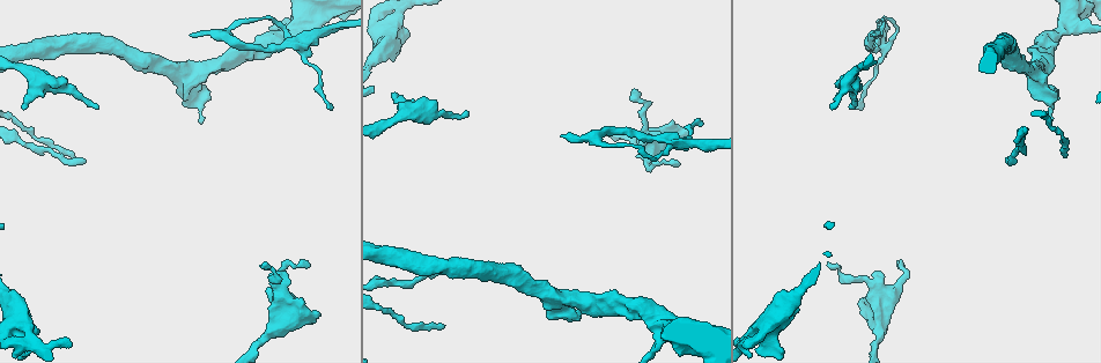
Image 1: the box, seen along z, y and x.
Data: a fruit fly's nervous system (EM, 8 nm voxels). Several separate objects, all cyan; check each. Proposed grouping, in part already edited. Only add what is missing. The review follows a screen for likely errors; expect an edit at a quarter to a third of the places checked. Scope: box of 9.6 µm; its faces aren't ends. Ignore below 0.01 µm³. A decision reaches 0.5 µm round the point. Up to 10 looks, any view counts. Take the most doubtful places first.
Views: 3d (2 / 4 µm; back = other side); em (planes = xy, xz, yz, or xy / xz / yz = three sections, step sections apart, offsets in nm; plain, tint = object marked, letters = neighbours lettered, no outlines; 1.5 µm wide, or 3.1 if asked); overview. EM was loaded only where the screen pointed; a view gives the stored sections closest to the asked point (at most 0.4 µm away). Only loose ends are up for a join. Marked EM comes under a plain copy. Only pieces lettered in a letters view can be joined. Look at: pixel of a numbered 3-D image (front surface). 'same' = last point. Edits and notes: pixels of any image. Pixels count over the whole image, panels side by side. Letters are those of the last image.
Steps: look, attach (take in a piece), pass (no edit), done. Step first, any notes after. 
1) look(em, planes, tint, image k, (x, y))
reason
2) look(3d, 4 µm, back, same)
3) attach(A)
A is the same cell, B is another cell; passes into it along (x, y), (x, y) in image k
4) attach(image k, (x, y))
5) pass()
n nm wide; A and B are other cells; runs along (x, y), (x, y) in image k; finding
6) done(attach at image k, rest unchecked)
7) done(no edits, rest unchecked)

look(em, planes, letters, image 1, (849, 109))
thin end

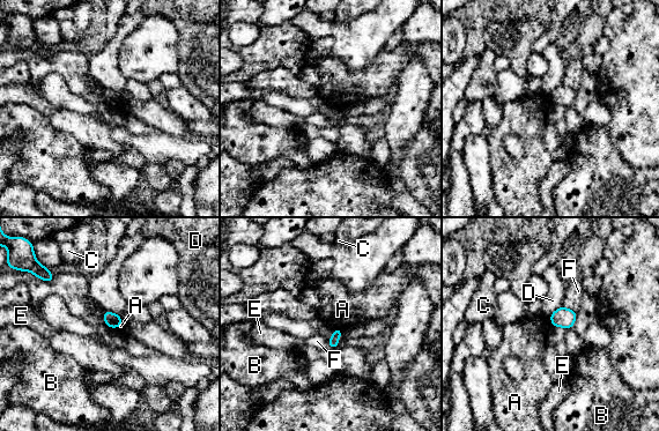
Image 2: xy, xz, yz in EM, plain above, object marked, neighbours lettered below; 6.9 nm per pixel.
pass()
D touches over 130 nm; A, B, C, D, E and F are other cells; border along (334, 328), (342, 331) in image 2; no lettered piece goes on from it

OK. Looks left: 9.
look(3d, 2 µm, image 1, (394, 93))
thin end

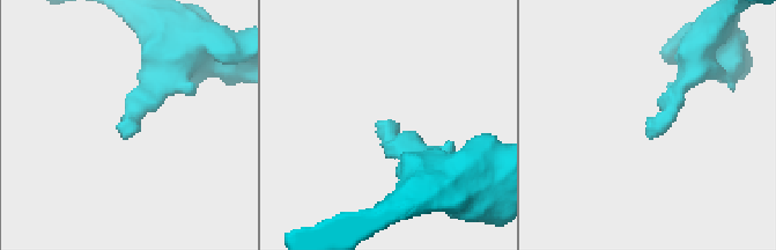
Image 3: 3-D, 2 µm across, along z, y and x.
look(em, planes, letters, image 3, (653, 137))

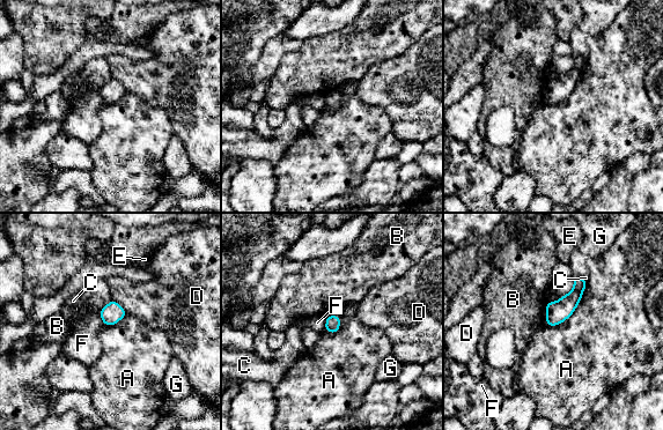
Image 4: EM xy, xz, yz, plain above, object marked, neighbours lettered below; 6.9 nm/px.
pass()
100 nm wide; A, B, C, D, E, F and G are other cells; border along (588, 281), (575, 310), (547, 325) in image 4; none of them fits

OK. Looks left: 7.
look(em, planes, letters, image 1, (562, 136))
tapers out

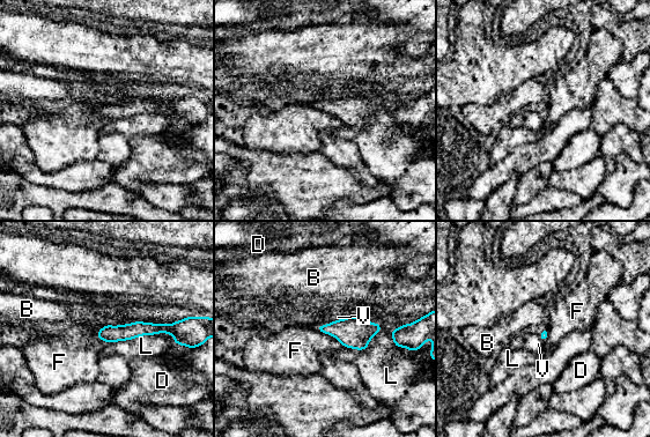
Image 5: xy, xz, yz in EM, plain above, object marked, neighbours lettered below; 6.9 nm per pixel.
attach(V)
L touches over 440 nm; V is the same cell, B, D, F and L are other cells; passes into it along (544, 334), (540, 338), (532, 342) in image 5; the cell continues

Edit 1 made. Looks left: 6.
look(overview)
see it whole again

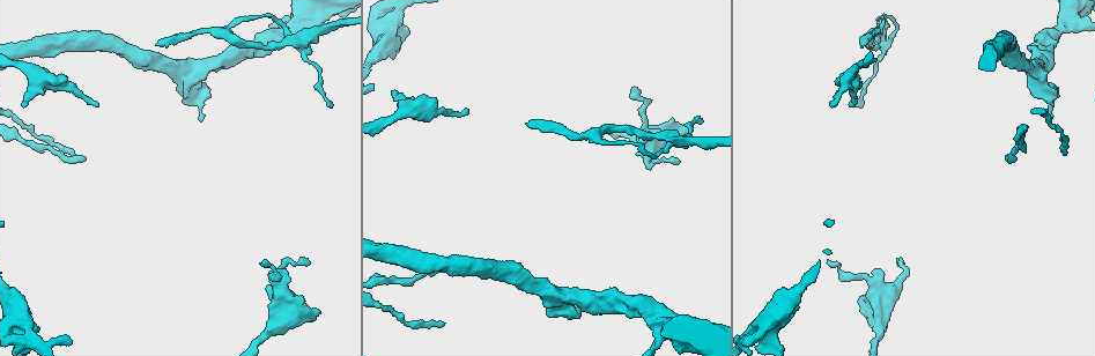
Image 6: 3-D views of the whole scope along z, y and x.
look(em, xy, step 4, tint, image 6, (264, 260))
free end

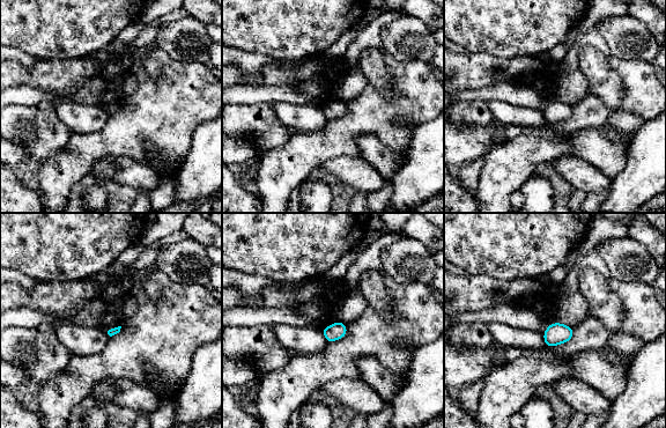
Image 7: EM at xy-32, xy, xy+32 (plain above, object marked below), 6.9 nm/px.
look(em, planes, letters, same)

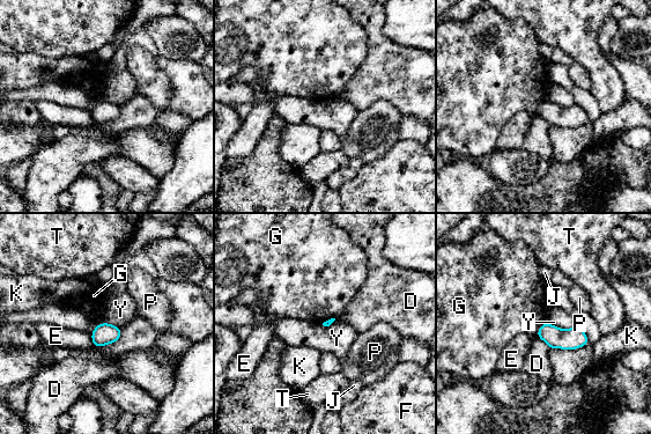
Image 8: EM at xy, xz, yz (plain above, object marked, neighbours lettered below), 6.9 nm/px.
pass()
D, E, F, G, J, K, P, T and Y are other cells; border along (119, 328), (100, 323), (91, 333) in image 8; none of them fits

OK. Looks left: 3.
done(attach at image 5, rest unchecked)

